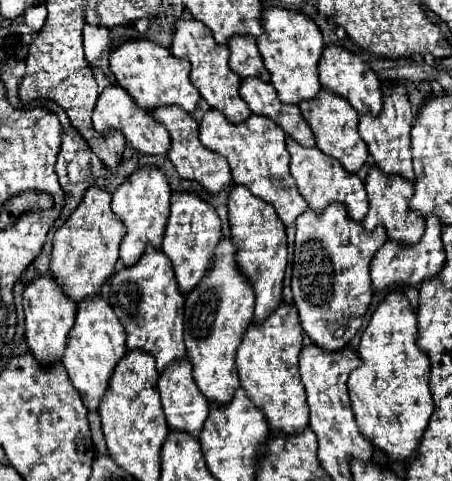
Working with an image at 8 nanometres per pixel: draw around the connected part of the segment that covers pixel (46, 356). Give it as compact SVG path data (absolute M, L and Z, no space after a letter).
M47 271L43 275L35 275L35 279L23 291L23 309L25 309L25 325L27 325L25 337L35 359L41 361L43 365L53 365L61 361L67 345L67 335L75 323L77 305L75 301L67 299L63 287L55 281L53 273Z

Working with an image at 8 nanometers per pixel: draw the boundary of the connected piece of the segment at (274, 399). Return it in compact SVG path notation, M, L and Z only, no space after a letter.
M281 301L281 305L263 321L263 325L249 323L243 341L237 349L237 367L241 387L247 397L261 409L273 431L299 433L309 425L309 405L305 387L299 377L299 353L303 347L303 329L299 311L293 303Z

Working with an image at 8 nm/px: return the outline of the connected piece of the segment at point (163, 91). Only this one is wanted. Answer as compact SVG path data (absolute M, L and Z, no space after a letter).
M143 39L125 41L109 55L109 65L113 75L117 77L117 83L123 89L127 89L127 93L135 99L139 107L147 111L153 111L155 107L161 105L179 105L185 111L193 111L201 97L189 79L191 63L177 59L167 47L161 47L153 41Z

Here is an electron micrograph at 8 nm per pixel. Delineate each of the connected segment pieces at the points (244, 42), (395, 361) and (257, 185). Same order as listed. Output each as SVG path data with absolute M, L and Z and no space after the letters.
M231 37L227 43L231 57L229 57L229 67L241 77L259 77L263 81L269 81L269 73L263 65L263 59L257 49L257 41L253 37Z
M391 291L375 309L367 329L363 331L361 343L359 343L359 355L363 359L363 365L357 367L349 375L349 397L355 411L357 425L361 433L383 453L387 453L391 459L411 459L417 443L421 441L421 435L427 427L427 421L433 413L433 399L429 389L429 373L431 373L431 361L427 353L423 353L417 345L417 315L413 313L413 307L409 305L403 291Z
M209 109L199 123L199 137L207 149L223 155L229 161L233 181L245 185L253 195L271 203L285 225L293 223L307 209L307 203L303 201L303 197L299 197L297 185L289 173L285 133L275 121L263 115L251 115L247 121L235 125L227 121L221 111Z

